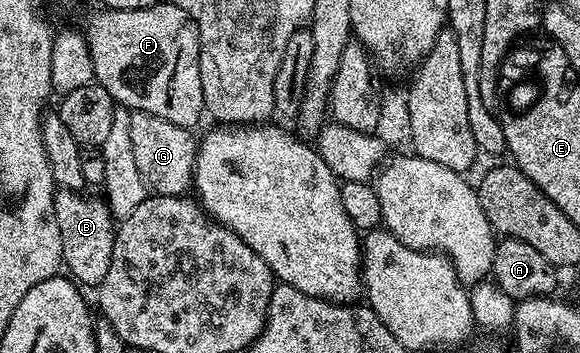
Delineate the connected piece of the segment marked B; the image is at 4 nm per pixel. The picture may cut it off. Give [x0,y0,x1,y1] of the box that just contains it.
[56,188,117,286]

